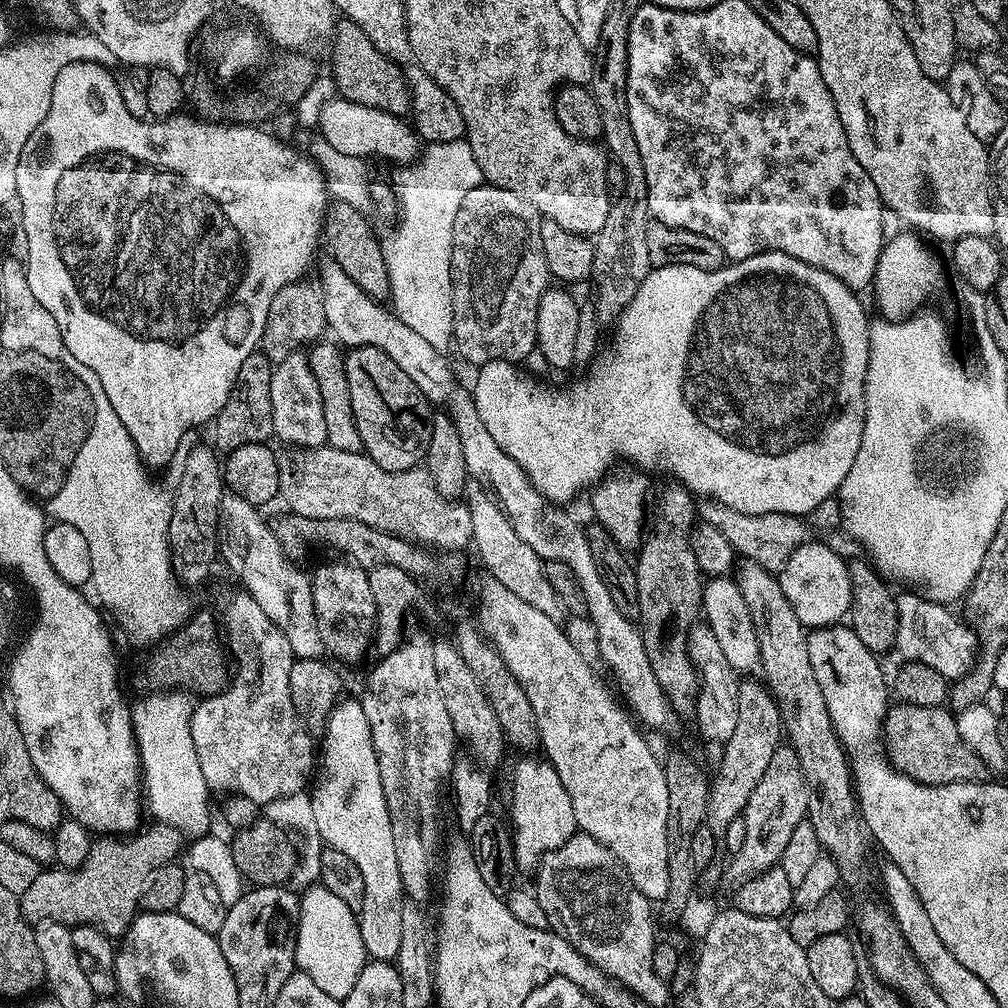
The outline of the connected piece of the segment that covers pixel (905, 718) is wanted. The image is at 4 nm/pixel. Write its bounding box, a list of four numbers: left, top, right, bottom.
[884,703,990,784]

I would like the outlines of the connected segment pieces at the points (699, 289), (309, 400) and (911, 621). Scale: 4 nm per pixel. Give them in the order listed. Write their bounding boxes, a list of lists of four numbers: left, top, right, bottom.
[[471,252,872,517],[270,351,328,450],[896,590,978,682]]

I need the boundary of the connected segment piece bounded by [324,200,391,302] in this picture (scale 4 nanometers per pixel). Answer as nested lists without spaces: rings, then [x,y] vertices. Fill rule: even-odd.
[[[335,201],[335,203],[329,207],[328,218],[324,223],[326,248],[332,251],[331,259],[336,264],[342,266],[342,270],[346,270],[346,274],[350,274],[350,278],[353,279],[358,286],[362,286],[362,290],[366,290],[366,294],[370,294],[375,300],[384,302],[391,297],[391,282],[387,274],[386,262],[383,260],[381,237],[378,235],[378,232],[372,229],[372,224],[367,219],[369,219],[369,217],[365,215],[365,213],[356,210],[354,206],[350,206],[344,201]]]

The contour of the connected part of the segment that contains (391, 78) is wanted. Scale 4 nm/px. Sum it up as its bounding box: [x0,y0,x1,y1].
[330,19,412,118]

